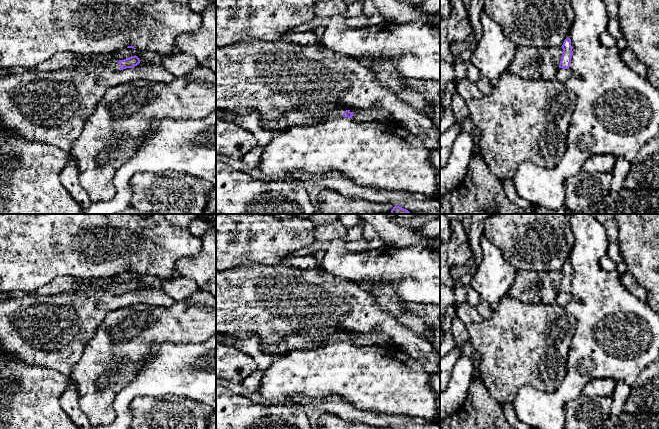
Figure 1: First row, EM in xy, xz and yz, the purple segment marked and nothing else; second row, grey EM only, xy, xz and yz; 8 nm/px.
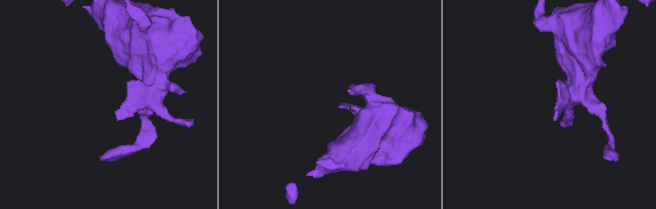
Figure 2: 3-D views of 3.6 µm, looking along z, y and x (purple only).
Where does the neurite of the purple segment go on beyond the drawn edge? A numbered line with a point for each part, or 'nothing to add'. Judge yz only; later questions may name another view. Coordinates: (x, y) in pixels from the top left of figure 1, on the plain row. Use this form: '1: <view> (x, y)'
nothing to add

